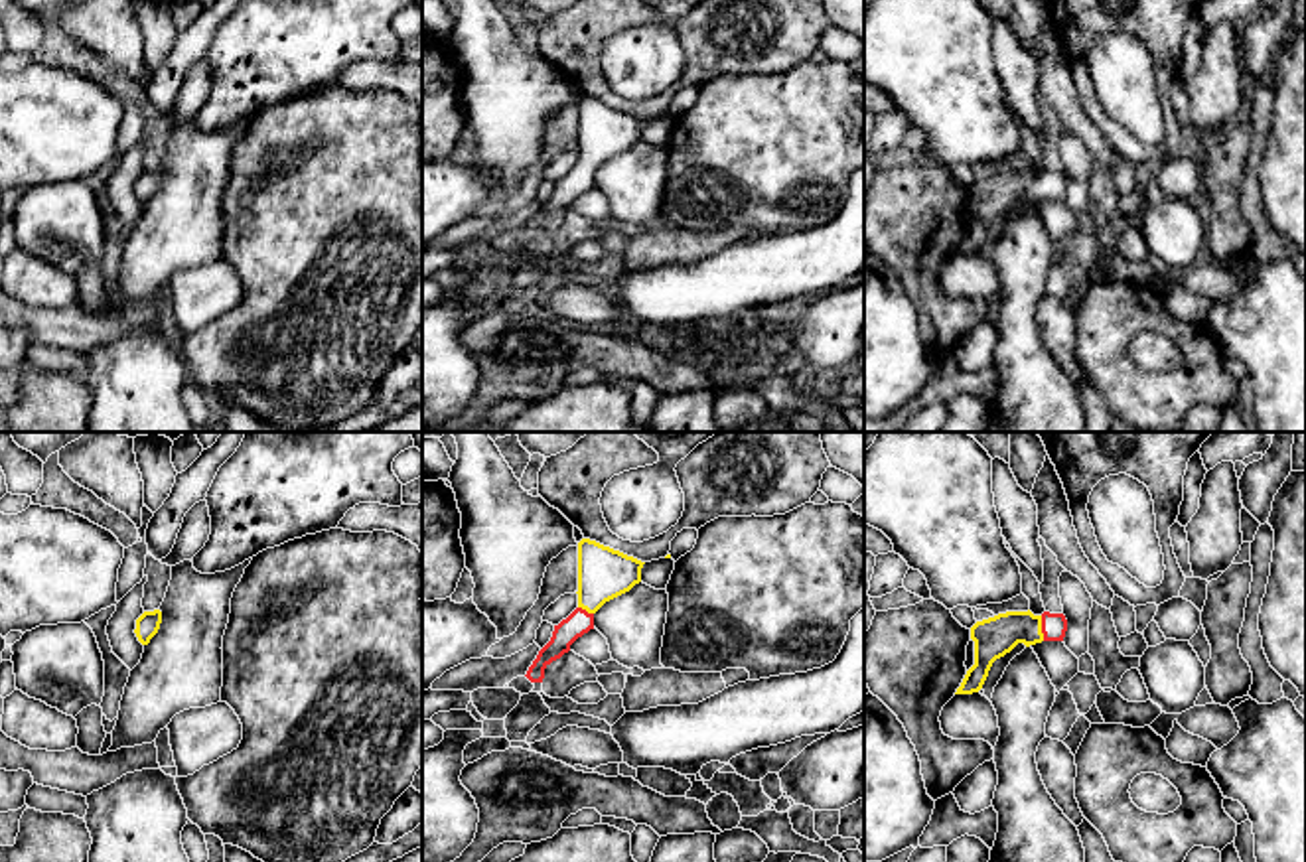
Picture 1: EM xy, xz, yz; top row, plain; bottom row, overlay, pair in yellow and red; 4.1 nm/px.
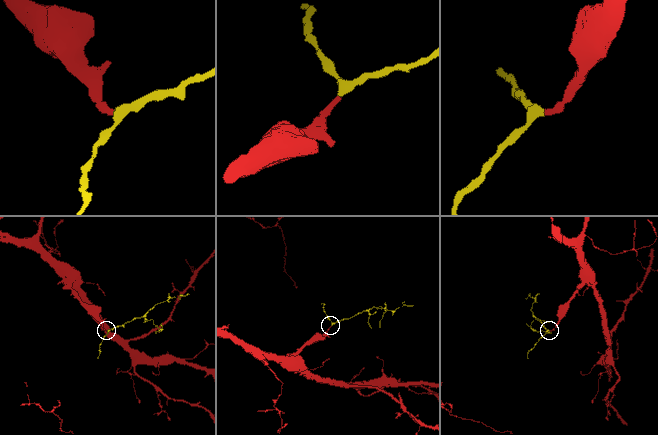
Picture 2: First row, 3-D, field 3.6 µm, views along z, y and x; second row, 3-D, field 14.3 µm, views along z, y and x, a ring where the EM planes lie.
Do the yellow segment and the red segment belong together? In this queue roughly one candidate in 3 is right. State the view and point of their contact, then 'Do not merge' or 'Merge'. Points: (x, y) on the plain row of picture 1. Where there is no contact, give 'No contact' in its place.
Touches yellow at yz (1040, 186). Merge

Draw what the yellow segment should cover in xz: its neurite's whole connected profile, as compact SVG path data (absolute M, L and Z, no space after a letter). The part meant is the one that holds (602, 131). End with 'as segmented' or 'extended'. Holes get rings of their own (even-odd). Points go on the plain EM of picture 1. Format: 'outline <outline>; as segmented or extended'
outline M596 99L578 101L578 166L554 183L550 199L527 229L531 241L543 241L544 227L570 209L570 203L594 187L594 172L610 158L641 140L645 120Z; extended

